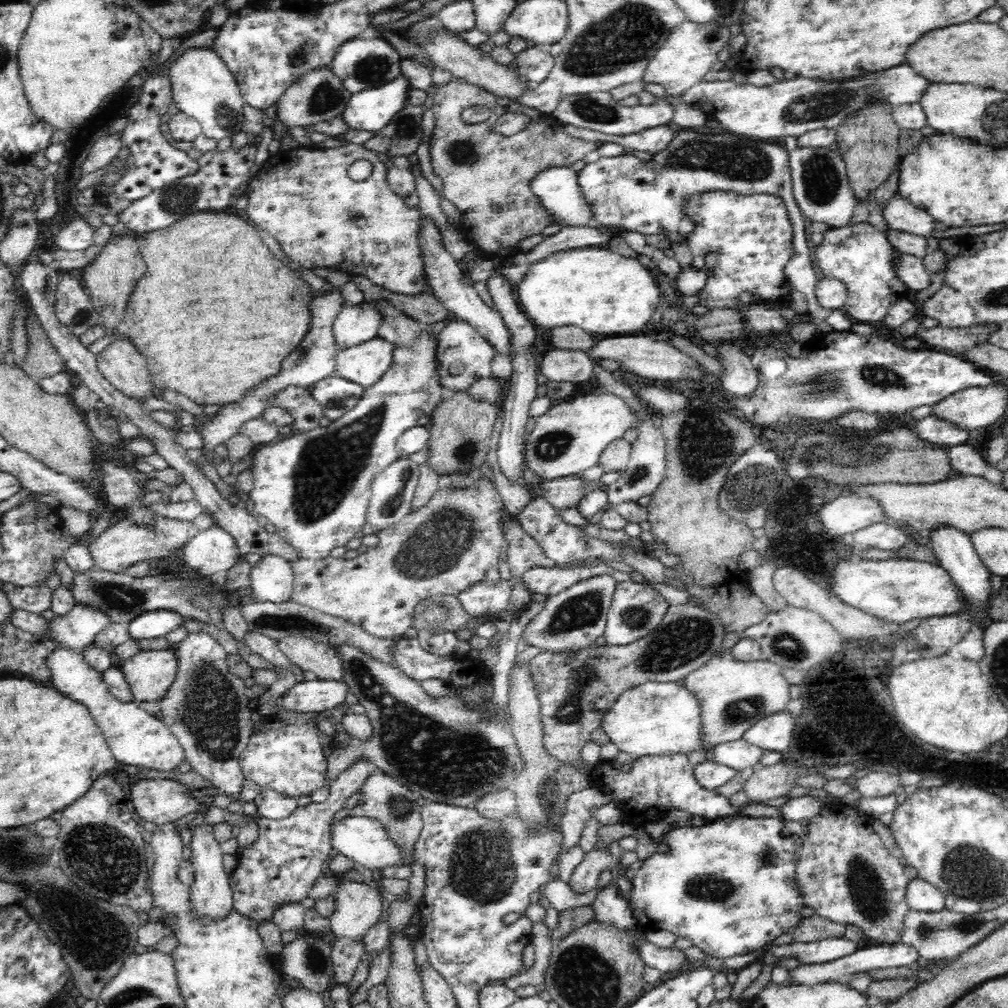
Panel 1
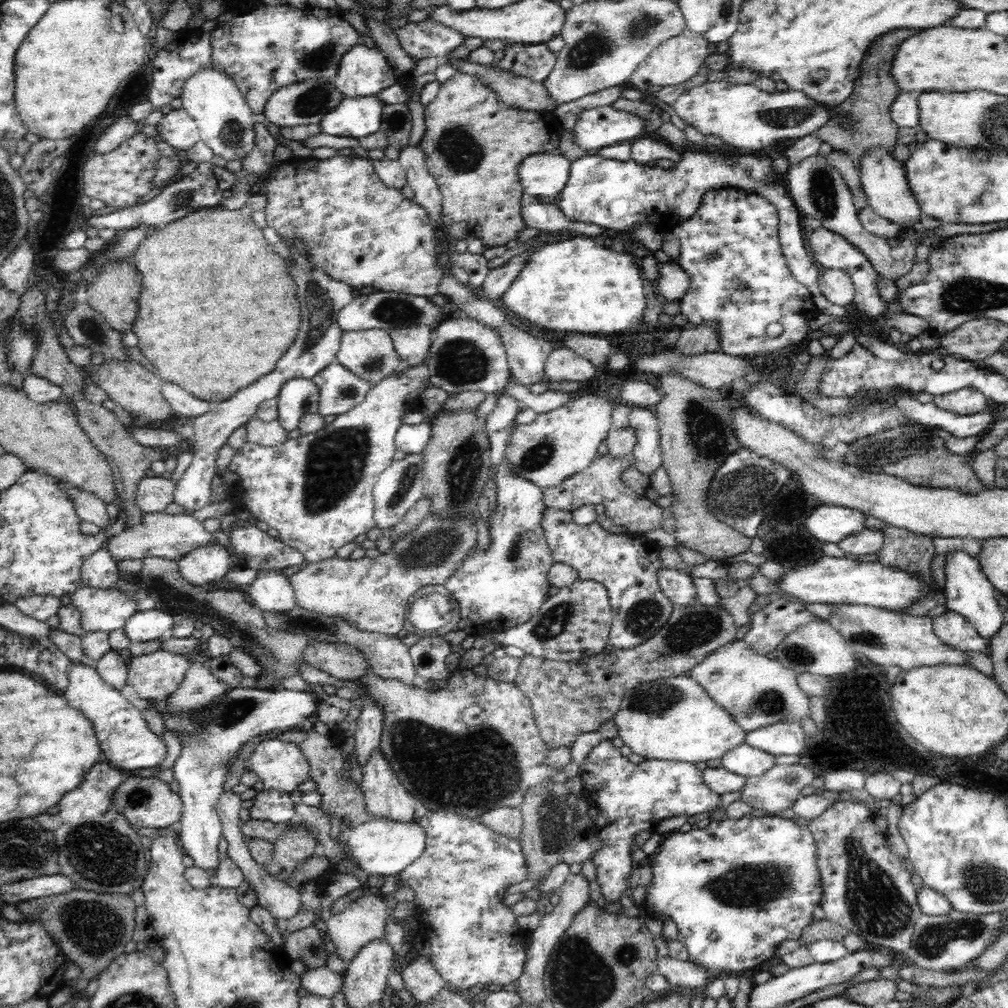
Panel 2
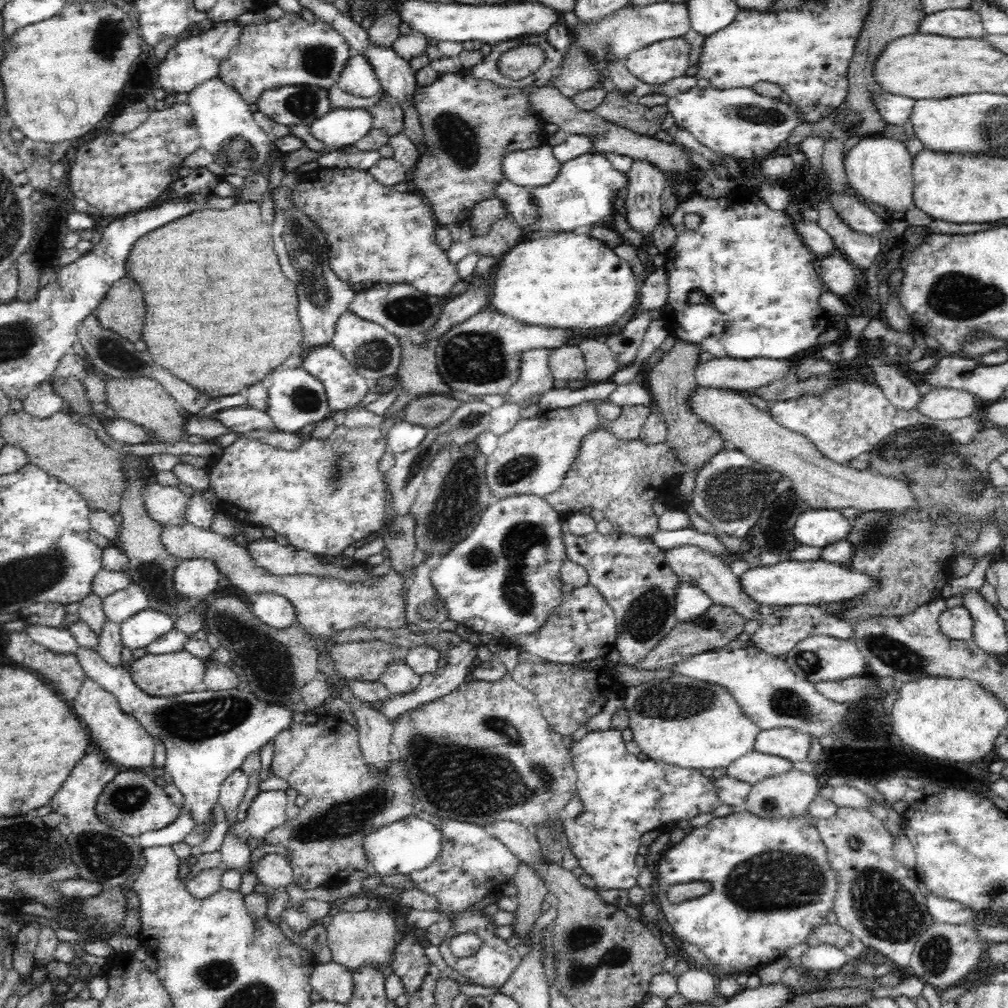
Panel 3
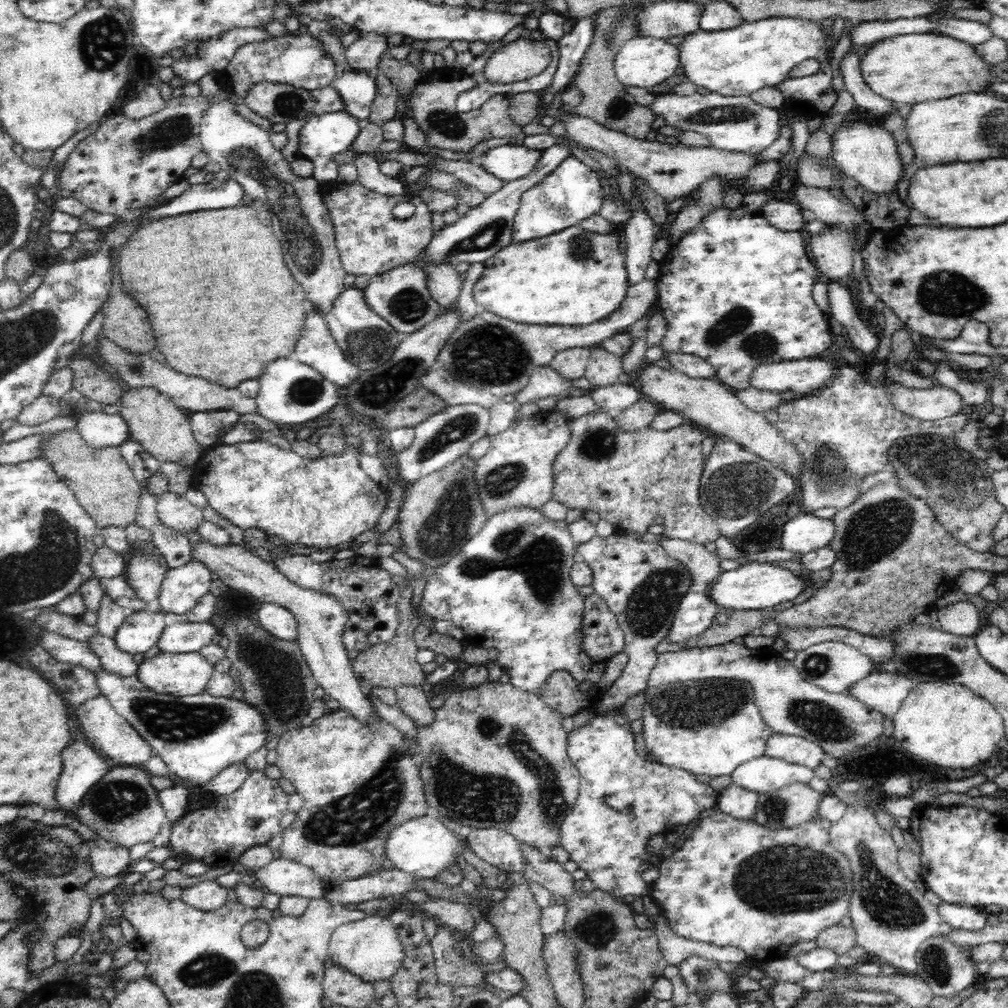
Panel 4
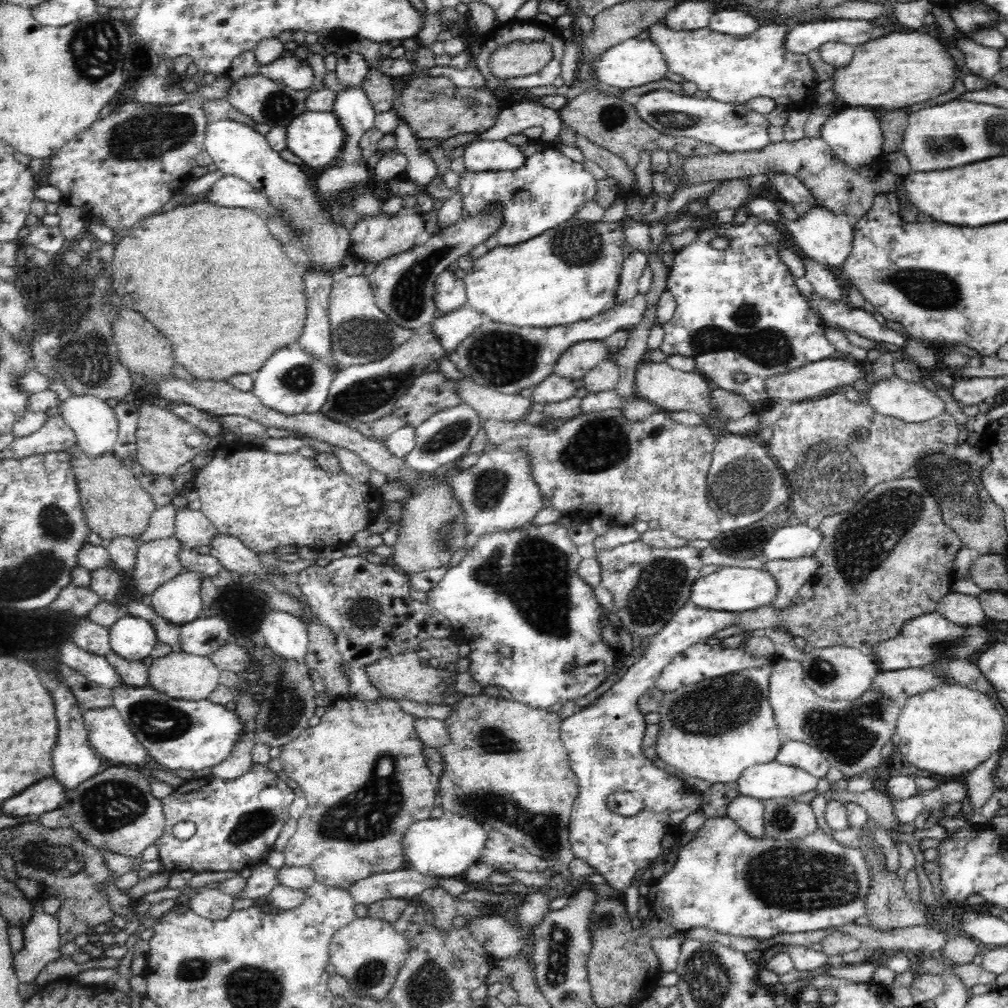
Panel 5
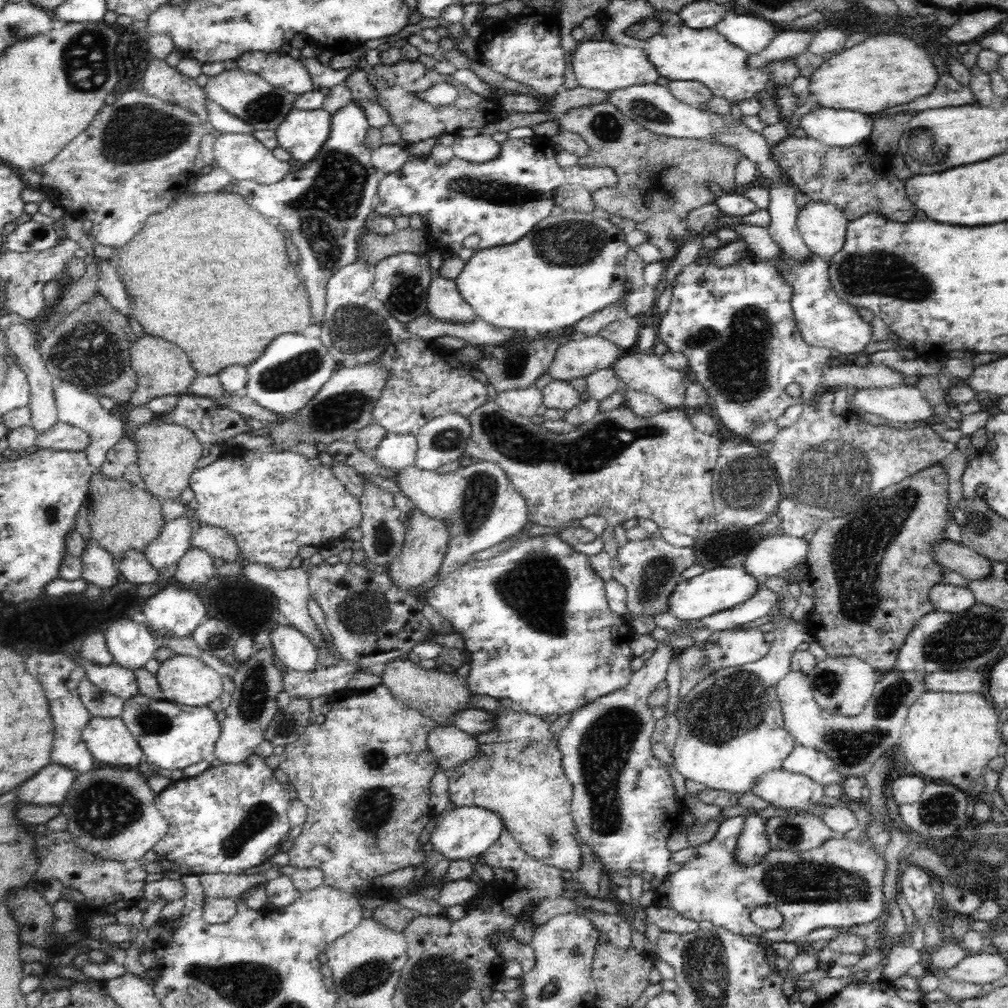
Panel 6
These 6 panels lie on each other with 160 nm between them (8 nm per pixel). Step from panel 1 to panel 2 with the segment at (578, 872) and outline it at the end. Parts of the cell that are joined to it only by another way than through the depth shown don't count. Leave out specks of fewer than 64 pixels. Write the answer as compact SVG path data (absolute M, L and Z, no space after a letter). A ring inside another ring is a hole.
M583 874L572 875L566 879L564 884L560 886L558 894L560 895L559 903L554 907L552 912L546 913L539 922L538 928L531 932L532 943L525 950L525 965L520 977L516 981L516 993L522 999L522 1002L533 1003L540 1006L544 1002L544 998L548 997L546 987L544 987L544 970L550 958L552 950L558 945L566 930L570 928L570 923L574 920L576 913L586 906L591 900L589 889L589 881Z

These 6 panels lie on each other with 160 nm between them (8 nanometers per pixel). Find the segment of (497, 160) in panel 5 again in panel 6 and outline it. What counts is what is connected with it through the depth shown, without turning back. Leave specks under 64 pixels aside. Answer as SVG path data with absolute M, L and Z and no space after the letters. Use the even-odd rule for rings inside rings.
M455 135L451 144L454 157L474 163L483 163L496 158L501 151L500 145L488 135L462 137Z

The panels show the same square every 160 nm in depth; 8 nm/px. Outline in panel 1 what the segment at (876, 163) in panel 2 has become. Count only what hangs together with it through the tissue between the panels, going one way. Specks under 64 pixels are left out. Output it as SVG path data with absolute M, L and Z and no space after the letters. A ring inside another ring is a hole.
M898 191L886 202L881 211L891 229L924 238L931 236L935 230L935 220L925 210L916 208L906 198L898 196Z

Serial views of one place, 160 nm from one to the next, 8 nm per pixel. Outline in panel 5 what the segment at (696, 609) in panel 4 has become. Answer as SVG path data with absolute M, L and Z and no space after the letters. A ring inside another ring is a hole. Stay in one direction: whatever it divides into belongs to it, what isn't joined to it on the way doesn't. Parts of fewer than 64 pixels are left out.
M688 600L687 604L680 609L650 640L648 650L639 660L628 666L627 672L606 689L594 702L579 712L565 718L560 729L560 738L570 759L570 768L579 778L579 794L573 804L573 810L569 823L570 850L577 859L588 862L590 866L596 866L596 872L604 876L606 883L614 890L622 892L632 882L632 876L636 870L648 867L660 854L663 853L662 840L676 830L682 821L694 812L700 811L704 793L693 790L689 785L663 769L660 763L654 763L642 752L642 740L646 730L645 714L638 709L638 698L656 684L656 678L660 676L663 668L666 668L672 658L680 652L684 652L693 644L704 642L712 637L718 630L732 626L736 619L736 613L700 609ZM615 792L638 792L644 799L642 808L634 818L623 818L620 814L612 812L608 808L607 798Z

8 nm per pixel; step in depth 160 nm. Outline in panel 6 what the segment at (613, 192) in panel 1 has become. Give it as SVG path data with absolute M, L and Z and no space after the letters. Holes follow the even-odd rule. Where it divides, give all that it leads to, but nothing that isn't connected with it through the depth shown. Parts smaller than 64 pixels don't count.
M535 134L521 139L508 137L499 145L501 148L499 155L483 163L474 163L458 157L452 157L445 164L438 163L431 156L428 156L426 160L409 158L398 172L382 177L377 190L379 199L375 213L388 216L392 220L398 216L420 214L433 245L441 250L455 252L466 262L475 252L485 248L515 243L529 233L536 224L549 217L556 205L553 201L553 194L560 186L578 183L588 192L593 193L604 186L616 186L618 182L618 174L610 167L602 165L586 167L576 164L562 168L556 162L556 144L551 141L551 137L546 135ZM472 234L480 236L479 245L475 248L464 247L462 245L464 238Z

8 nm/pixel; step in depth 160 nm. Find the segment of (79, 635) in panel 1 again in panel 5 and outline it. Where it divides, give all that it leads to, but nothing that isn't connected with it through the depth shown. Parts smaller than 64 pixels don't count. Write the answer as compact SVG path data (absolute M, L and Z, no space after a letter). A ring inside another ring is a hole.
M174 535L139 545L136 564L131 573L136 590L141 594L144 603L149 604L150 596L159 586L184 571L178 559L183 547L180 539Z

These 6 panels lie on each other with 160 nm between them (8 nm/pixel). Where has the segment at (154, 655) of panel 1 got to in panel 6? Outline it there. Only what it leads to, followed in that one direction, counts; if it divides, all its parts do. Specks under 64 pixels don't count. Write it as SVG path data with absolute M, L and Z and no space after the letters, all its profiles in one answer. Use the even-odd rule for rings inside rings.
M176 654L174 657L162 661L158 672L156 672L156 677L165 700L186 706L209 705L212 700L216 700L220 694L224 693L222 689L223 676L194 656Z

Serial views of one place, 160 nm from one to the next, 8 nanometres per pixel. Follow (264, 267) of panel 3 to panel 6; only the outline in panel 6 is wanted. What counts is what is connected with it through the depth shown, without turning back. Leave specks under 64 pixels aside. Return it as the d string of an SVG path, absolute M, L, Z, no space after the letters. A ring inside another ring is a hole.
M222 190L208 194L184 192L180 196L174 197L174 200L162 212L150 215L142 230L139 230L130 239L130 242L118 250L117 273L128 293L134 318L142 325L144 333L164 338L168 342L174 342L174 345L187 355L190 364L198 375L216 375L222 372L226 366L232 365L249 367L257 361L256 358L262 357L262 352L266 350L266 346L273 342L276 336L280 336L280 332L302 333L311 324L310 297L308 297L303 279L300 280L296 276L298 268L294 268L294 264L290 262L290 256L286 252L287 233L280 226L272 225L268 220L262 214L258 214L256 210L252 210L244 197L238 196L232 191Z

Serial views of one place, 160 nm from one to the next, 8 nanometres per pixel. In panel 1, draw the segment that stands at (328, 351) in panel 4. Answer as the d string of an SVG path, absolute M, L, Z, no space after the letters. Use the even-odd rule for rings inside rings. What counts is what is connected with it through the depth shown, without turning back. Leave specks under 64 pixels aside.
M335 374L316 382L312 388L312 397L322 405L324 416L332 421L349 413L365 392L356 382L346 381Z

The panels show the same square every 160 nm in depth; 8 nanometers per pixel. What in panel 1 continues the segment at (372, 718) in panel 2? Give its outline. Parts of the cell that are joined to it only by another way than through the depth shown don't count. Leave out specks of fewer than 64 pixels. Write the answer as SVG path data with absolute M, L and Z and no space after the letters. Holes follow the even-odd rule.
M366 757L341 772L330 784L330 795L322 804L308 804L287 818L273 820L259 818L259 838L250 846L239 848L235 856L238 864L229 881L233 889L233 908L250 920L269 921L274 909L289 902L298 902L307 897L314 881L324 870L328 852L334 854L331 845L332 816L343 808L346 800L362 789L374 766Z

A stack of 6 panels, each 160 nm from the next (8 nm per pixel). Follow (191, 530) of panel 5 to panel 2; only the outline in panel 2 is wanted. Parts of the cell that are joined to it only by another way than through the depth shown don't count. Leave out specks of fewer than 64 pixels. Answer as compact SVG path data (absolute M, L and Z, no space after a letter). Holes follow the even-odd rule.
M146 474L142 476L134 490L134 504L145 514L166 512L166 506L174 502L174 486L172 479L166 480L160 475Z

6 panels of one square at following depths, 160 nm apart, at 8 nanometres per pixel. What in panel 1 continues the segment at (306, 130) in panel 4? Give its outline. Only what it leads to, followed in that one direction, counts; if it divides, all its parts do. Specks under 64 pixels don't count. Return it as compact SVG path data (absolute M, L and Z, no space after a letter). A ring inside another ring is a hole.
M400 74L392 82L358 91L350 97L341 118L350 129L379 132L408 104L409 88Z

